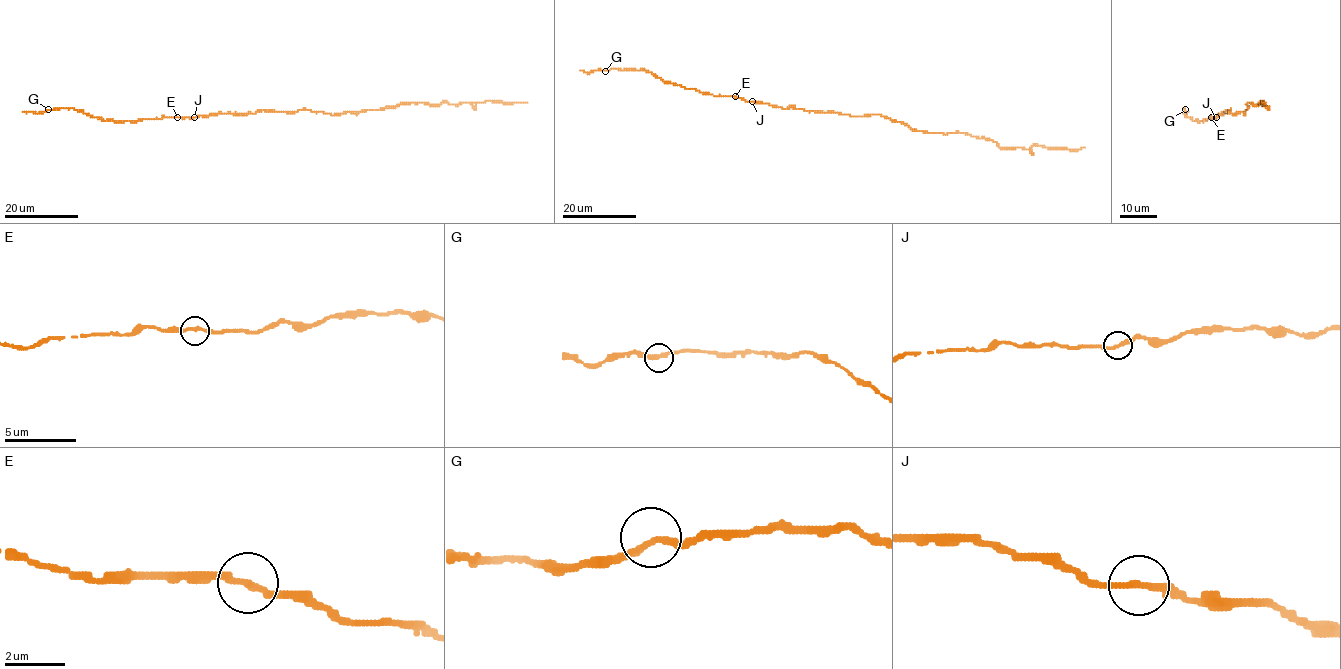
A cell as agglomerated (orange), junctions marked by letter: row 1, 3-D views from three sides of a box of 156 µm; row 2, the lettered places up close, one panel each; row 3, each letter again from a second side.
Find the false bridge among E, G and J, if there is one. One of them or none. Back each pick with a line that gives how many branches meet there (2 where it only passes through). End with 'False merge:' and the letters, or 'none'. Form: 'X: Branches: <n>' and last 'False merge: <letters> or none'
False merge: none

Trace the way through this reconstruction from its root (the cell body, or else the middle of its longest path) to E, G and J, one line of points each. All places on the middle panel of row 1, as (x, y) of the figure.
E: (831, 112), (783, 109), (735, 96)
G: (831, 112), (783, 109), (731, 95), (715, 96), (664, 82), (644, 70), (605, 71)
J: (831, 112), (783, 109), (752, 101)

